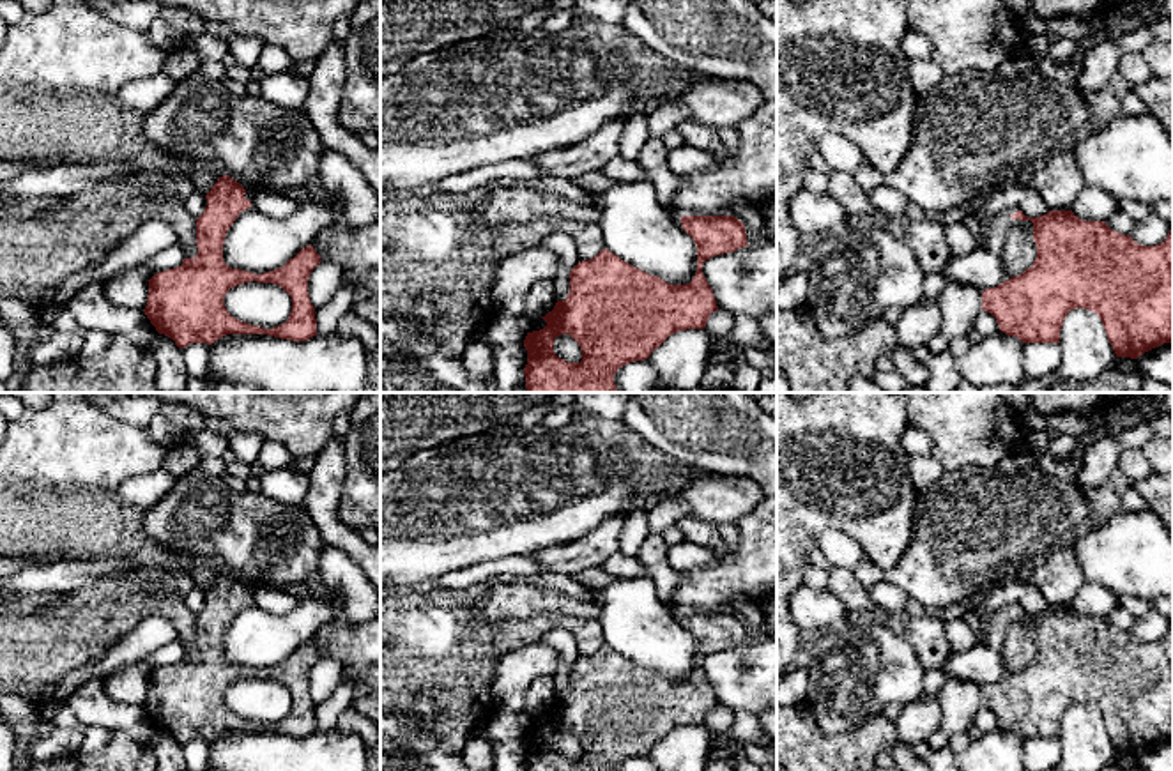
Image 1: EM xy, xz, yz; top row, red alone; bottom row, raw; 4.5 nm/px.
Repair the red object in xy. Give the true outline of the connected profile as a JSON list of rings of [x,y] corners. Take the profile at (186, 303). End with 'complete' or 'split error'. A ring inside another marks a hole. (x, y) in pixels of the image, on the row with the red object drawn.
[[[228,175],[205,195],[207,207],[196,218],[195,258],[149,279],[149,297],[143,313],[159,334],[175,341],[179,348],[191,343],[212,345],[226,334],[267,334],[274,338],[306,341],[317,336],[315,308],[308,295],[308,278],[322,262],[315,248],[303,248],[283,267],[253,274],[232,269],[223,262],[223,244],[237,216],[251,207],[246,189]],[[258,281],[280,285],[292,297],[292,311],[285,324],[264,329],[234,318],[225,308],[230,288]]] | complete

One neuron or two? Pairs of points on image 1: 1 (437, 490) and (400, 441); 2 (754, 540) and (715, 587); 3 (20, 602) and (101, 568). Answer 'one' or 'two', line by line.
1: two
2: one
3: two

